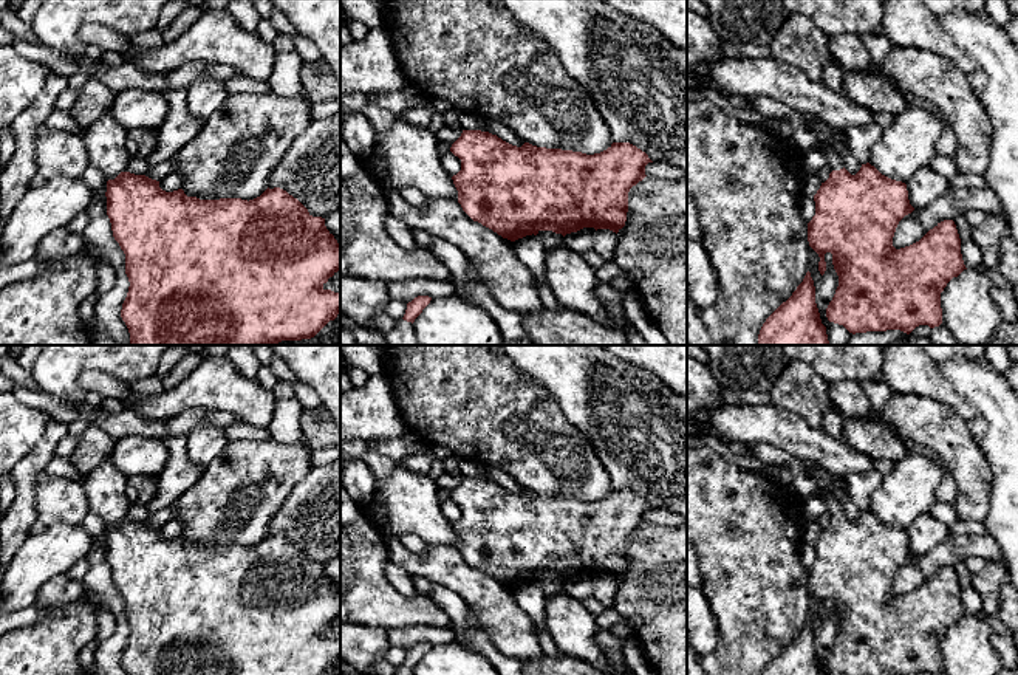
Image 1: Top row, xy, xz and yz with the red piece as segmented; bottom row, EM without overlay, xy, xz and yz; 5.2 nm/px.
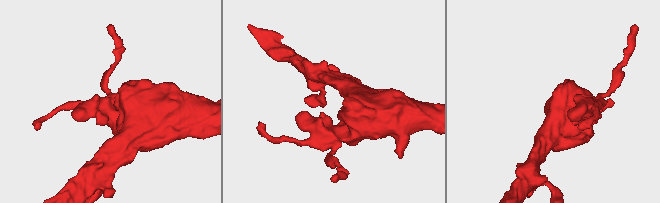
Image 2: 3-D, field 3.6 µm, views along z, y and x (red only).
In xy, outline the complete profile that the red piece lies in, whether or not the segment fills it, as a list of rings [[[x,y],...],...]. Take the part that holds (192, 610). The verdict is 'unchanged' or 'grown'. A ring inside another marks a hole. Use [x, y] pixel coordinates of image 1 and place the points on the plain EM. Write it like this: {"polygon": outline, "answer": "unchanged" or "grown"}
{"polygon": [[[107,457],[90,472],[82,485],[88,497],[88,509],[101,516],[107,525],[107,562],[111,570],[113,584],[125,601],[125,621],[130,633],[122,650],[121,664],[127,675],[323,675],[337,664],[340,660],[340,639],[325,636],[323,632],[340,616],[340,591],[326,576],[325,565],[313,564],[286,537],[268,534],[260,543],[249,548],[241,545],[200,547],[187,543],[183,536],[166,539],[159,534],[159,528],[125,517],[130,508],[125,497],[125,475],[114,466],[111,457]]], "answer": "grown"}

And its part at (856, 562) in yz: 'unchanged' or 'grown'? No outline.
grown

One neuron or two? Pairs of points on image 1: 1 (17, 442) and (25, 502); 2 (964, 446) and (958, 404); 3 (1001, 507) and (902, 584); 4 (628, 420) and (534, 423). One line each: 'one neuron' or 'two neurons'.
1: two neurons
2: two neurons
3: two neurons
4: two neurons

